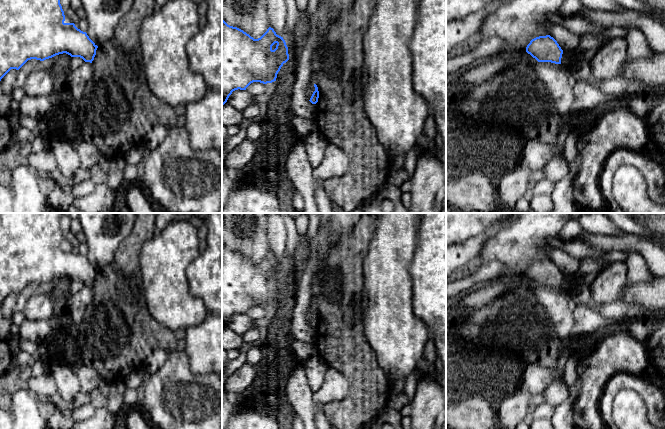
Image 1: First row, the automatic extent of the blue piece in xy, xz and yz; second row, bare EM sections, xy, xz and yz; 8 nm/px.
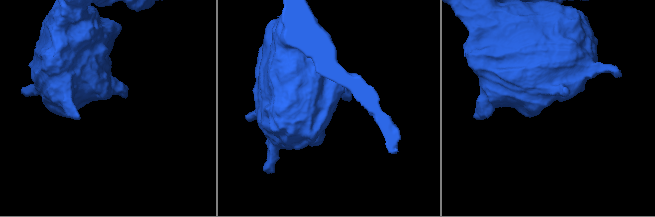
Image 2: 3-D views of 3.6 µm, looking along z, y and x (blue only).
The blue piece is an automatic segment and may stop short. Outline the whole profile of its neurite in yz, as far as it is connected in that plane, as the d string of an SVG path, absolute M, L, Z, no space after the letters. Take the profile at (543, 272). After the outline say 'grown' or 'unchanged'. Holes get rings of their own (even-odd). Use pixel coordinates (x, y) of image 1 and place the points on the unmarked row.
M550 259L539 260L530 265L526 276L538 286L561 288L563 274L557 265Z | unchanged

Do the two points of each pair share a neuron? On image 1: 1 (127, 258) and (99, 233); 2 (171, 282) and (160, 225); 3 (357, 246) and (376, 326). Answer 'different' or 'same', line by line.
1: different
2: different
3: different

